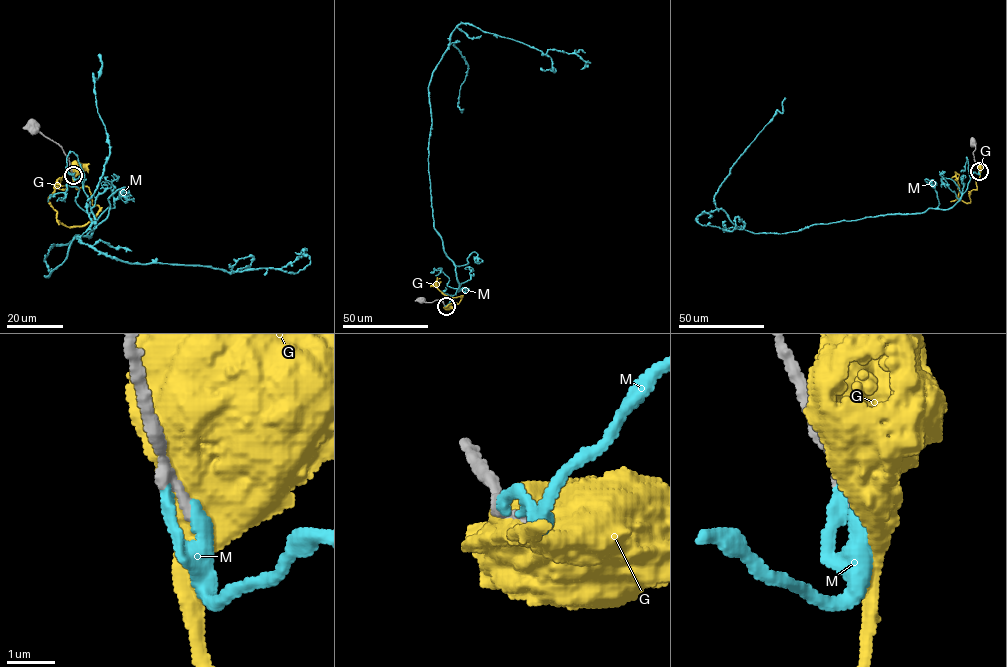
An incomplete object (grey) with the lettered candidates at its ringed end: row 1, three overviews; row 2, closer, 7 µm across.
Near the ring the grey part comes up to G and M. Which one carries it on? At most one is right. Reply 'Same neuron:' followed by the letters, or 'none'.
Same neuron: none

